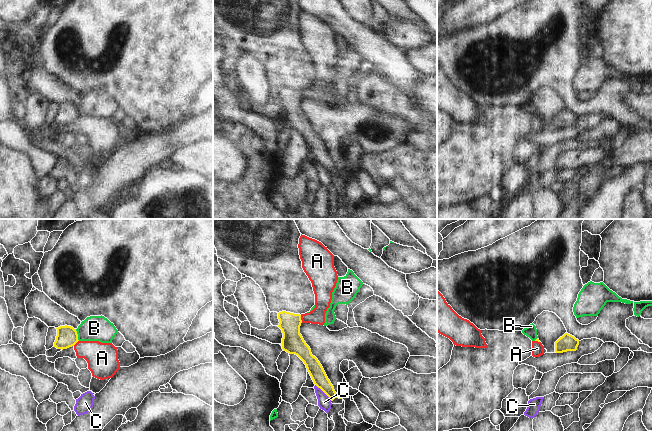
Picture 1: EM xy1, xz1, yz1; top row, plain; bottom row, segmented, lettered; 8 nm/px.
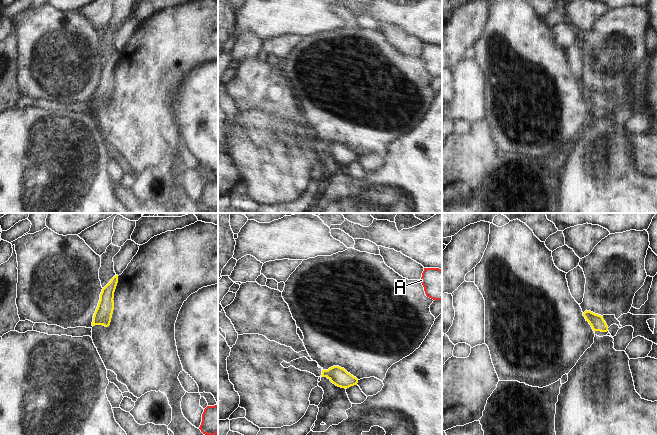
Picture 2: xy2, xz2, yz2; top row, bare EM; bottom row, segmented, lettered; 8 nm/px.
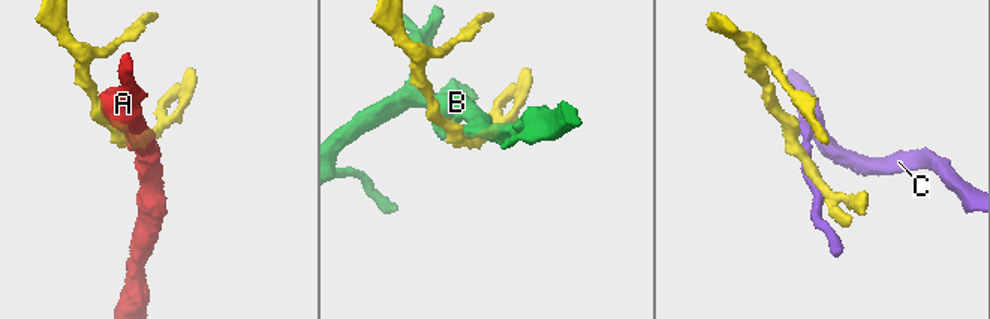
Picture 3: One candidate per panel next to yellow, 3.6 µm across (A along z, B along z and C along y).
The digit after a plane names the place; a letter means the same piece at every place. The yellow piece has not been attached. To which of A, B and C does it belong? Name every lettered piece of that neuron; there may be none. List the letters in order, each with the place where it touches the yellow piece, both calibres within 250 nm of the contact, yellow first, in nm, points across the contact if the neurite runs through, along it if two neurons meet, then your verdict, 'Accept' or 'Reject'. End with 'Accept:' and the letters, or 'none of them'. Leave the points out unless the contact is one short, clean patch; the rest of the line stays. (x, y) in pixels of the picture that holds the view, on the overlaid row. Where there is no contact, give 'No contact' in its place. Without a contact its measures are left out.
A: Touches yellow at xz1 (300, 319). Thickness 180 nm (yellow) against 130 nm. Boundary: xz1 (300, 315), (302, 322). Reject
B: Touches yellow at xy1 (77, 335). Thickness 170 nm (yellow) against 200 nm. Boundary: xy1 (75, 329), (79, 340). Reject
C: Touches yellow at xz1 (323, 391). Thickness 120 nm (yellow) against 110 nm. Reject
Accept: none of them

